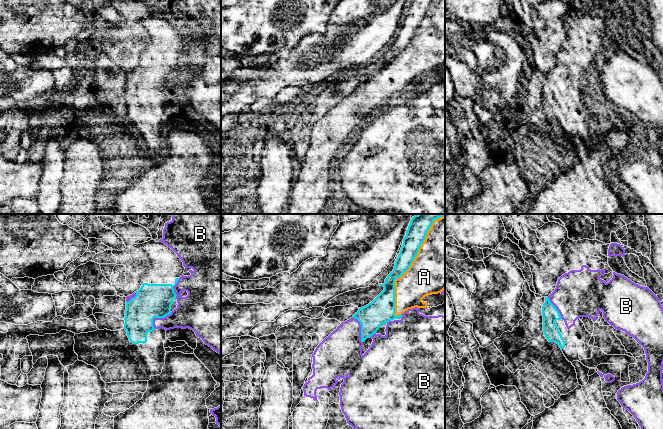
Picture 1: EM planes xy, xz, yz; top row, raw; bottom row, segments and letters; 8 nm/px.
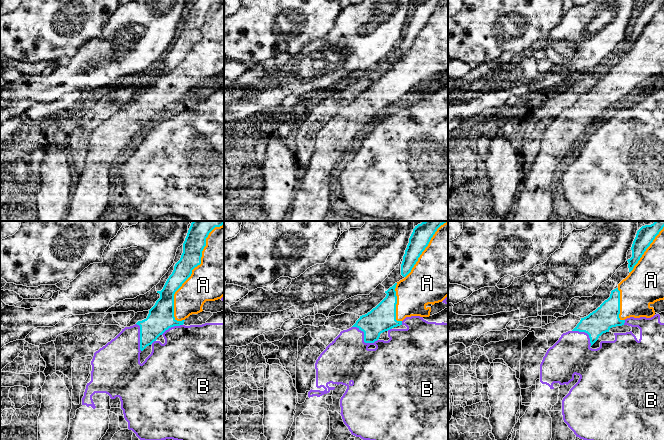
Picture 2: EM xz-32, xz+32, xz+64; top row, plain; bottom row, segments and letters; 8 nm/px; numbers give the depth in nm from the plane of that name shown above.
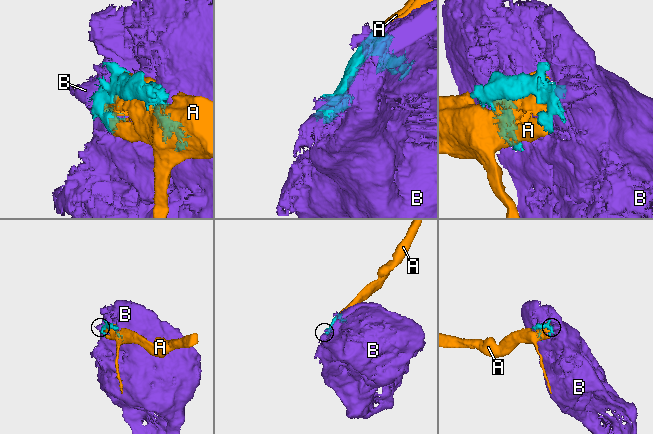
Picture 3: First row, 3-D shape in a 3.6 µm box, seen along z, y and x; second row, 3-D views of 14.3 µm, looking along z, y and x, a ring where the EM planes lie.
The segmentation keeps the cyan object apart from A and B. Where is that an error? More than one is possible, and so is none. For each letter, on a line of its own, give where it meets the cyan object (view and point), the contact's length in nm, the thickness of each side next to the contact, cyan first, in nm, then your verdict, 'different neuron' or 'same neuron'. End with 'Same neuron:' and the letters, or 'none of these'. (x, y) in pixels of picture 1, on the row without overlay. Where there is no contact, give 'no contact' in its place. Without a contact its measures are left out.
A: contact xz (405, 47); length 800 nm; calibres 150 and 360 nm; different neuron
B: contact xy (158, 93); length 200 nm; calibres 280 and 220 nm; different neuron
Same neuron: none of these

